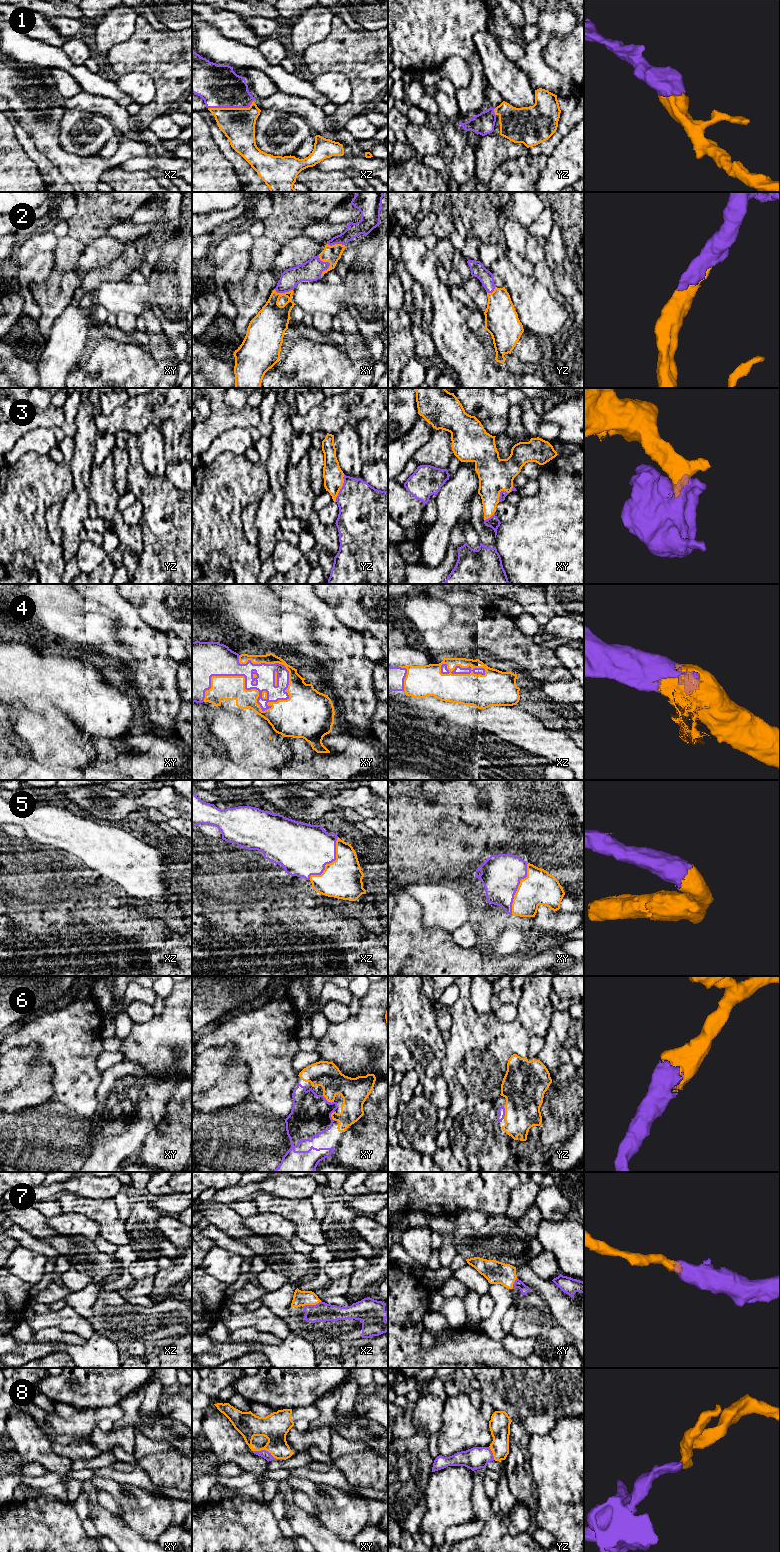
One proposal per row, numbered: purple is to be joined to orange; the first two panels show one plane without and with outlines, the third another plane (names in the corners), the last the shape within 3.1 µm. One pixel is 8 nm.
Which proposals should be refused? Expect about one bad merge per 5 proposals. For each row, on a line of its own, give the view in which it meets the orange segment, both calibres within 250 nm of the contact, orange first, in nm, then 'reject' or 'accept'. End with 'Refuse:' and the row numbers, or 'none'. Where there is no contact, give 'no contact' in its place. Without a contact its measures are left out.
1: xz | 280/340 nm | accept
2: xy | 140/170 nm | accept
3: yz | 160/380 nm | accept
4: xy | 190/160 nm | accept
5: xz | 320/420 nm | accept
6: yz | 340/60 nm | accept
7: xz | 130/160 nm | accept
8: xy | 220/70 nm | accept
Refuse: none

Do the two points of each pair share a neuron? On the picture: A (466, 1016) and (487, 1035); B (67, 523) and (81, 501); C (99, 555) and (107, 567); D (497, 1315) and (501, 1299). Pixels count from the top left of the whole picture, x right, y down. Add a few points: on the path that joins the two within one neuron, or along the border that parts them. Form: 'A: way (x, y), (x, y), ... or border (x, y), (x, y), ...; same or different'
A: way (471, 1021), (482, 1032); same
B: way (71, 518), (76, 506); same
C: border (107, 555), (88, 573); different
D: way (499, 1311), (501, 1303); same

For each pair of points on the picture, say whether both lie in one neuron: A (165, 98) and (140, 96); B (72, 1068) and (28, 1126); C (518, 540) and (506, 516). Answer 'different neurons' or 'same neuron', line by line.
A: different neurons
B: different neurons
C: different neurons

